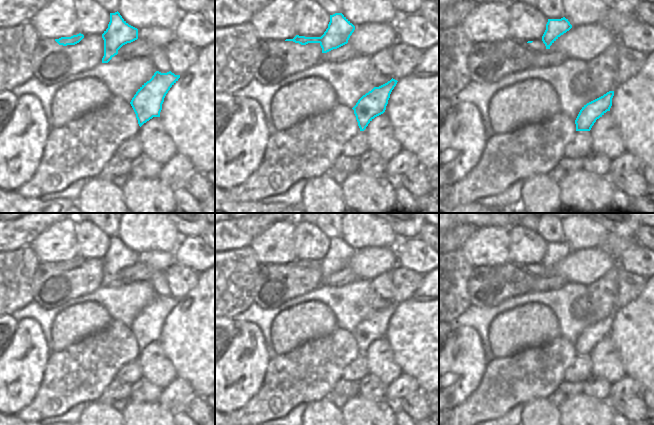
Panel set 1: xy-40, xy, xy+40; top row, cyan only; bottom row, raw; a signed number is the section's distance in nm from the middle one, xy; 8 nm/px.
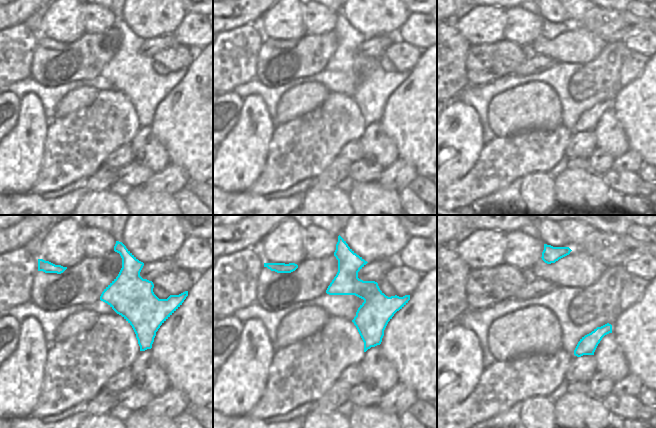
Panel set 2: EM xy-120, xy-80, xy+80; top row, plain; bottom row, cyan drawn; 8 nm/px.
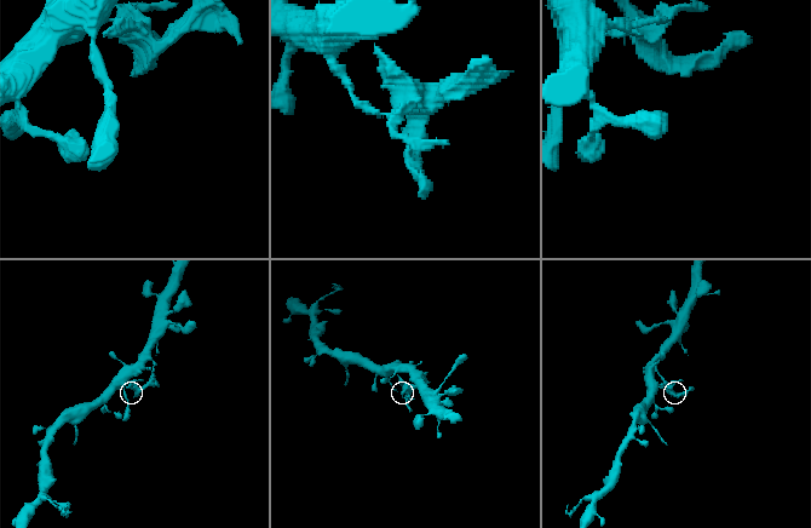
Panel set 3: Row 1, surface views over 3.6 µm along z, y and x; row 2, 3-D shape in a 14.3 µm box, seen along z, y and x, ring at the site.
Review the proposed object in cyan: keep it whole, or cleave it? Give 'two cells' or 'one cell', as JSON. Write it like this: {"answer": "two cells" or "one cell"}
{"answer": "two cells"}

